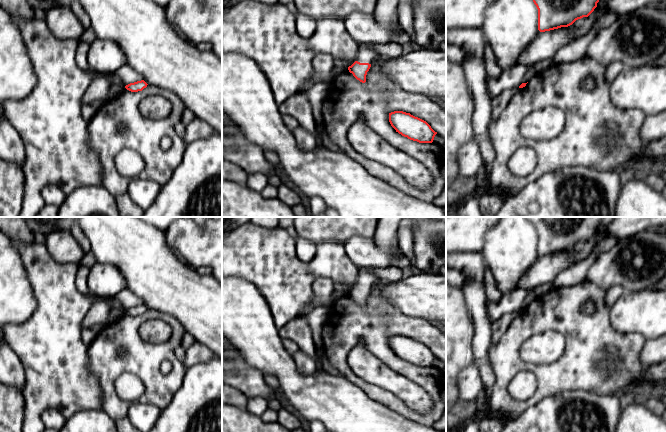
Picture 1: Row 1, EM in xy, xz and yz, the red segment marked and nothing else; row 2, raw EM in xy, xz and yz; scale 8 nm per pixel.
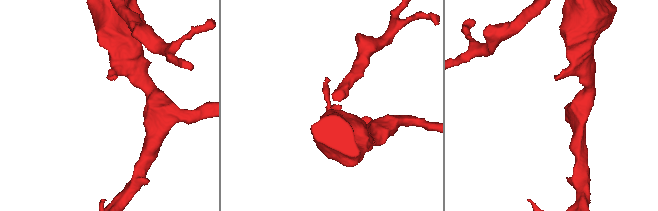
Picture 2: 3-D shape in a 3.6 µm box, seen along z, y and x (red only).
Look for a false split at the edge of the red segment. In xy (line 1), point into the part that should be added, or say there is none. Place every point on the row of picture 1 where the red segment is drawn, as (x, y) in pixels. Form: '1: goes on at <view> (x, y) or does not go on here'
1: does not go on here

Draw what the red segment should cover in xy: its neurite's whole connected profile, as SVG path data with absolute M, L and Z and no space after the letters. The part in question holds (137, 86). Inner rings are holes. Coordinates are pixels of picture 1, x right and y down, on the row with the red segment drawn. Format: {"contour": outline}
{"contour": "M144 80L141 81L137 81L134 83L130 83L128 85L125 86L125 88L131 92L138 92L138 91L142 91L144 88L147 87L147 83Z"}

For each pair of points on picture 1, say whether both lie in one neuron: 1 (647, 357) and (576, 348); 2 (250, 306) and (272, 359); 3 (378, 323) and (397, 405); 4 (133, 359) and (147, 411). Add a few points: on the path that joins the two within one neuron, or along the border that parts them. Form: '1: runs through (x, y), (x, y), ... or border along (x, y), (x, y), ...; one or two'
1: border along (647, 340), (640, 353), (640, 361), (646, 366); two
2: runs through (250, 319), (250, 329), (261, 346); one
3: runs through (351, 341), (343, 349), (343, 367), (370, 390); one
4: border along (139, 400), (145, 404), (156, 405), (161, 409); two

